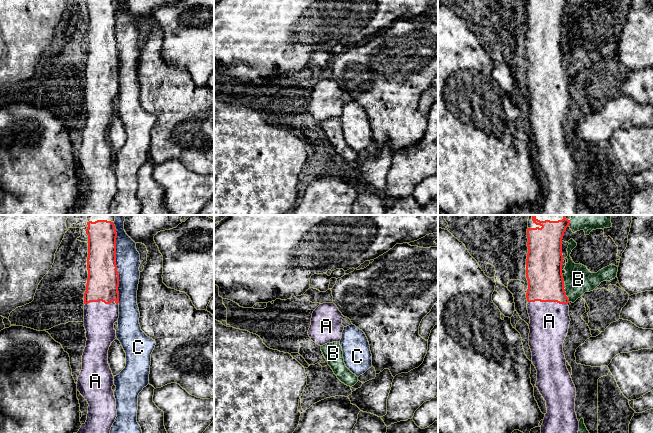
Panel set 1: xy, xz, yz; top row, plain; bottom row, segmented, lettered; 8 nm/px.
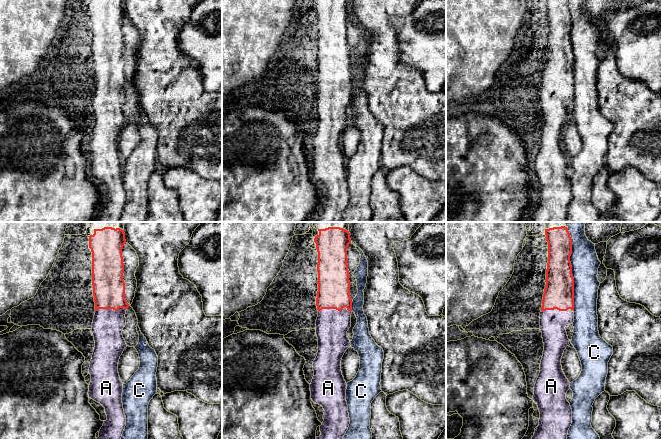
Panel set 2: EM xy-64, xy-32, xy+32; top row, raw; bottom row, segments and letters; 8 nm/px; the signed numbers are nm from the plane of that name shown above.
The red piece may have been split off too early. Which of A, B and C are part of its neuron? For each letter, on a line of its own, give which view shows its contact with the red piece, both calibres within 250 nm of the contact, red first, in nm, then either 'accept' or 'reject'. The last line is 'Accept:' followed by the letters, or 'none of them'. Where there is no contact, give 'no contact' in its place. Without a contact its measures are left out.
A: contact in yz; calibres 280 and 320 nm; accept
B: contact in yz; calibres 280 and 220 nm; reject
C: contact in xy; calibres 260 and 190 nm; reject
Accept: A

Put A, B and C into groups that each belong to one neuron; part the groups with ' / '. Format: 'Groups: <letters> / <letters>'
Groups: A / B / C

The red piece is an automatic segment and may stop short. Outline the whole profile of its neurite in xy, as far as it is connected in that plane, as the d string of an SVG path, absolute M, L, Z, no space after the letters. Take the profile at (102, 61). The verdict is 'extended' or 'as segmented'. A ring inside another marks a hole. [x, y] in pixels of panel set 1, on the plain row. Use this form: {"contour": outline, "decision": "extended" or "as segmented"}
{"contour": "M87 0L88 54L84 69L84 103L86 123L82 131L82 146L77 166L88 178L87 196L81 201L75 215L109 215L110 206L117 193L116 175L112 162L114 152L108 140L108 126L117 114L114 99L119 94L119 50L116 42L116 14L114 0Z", "decision": "extended"}

